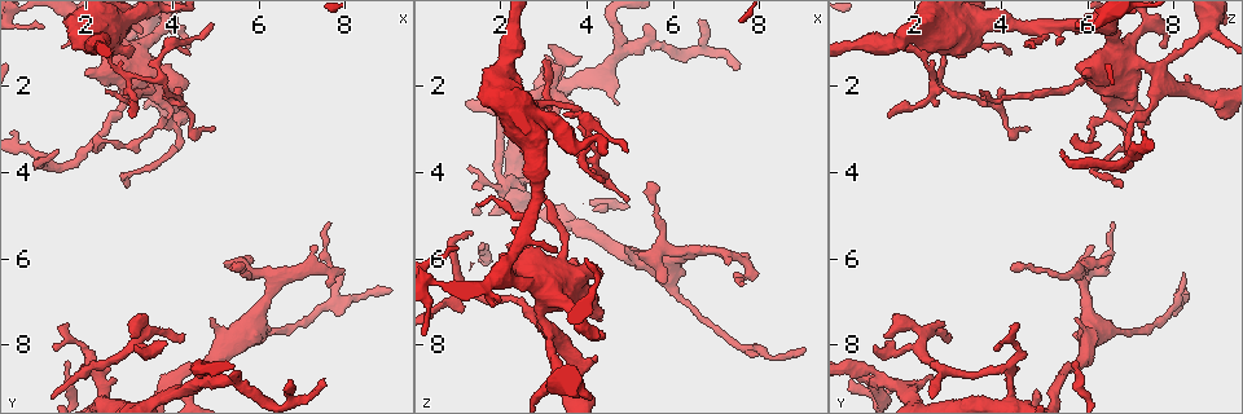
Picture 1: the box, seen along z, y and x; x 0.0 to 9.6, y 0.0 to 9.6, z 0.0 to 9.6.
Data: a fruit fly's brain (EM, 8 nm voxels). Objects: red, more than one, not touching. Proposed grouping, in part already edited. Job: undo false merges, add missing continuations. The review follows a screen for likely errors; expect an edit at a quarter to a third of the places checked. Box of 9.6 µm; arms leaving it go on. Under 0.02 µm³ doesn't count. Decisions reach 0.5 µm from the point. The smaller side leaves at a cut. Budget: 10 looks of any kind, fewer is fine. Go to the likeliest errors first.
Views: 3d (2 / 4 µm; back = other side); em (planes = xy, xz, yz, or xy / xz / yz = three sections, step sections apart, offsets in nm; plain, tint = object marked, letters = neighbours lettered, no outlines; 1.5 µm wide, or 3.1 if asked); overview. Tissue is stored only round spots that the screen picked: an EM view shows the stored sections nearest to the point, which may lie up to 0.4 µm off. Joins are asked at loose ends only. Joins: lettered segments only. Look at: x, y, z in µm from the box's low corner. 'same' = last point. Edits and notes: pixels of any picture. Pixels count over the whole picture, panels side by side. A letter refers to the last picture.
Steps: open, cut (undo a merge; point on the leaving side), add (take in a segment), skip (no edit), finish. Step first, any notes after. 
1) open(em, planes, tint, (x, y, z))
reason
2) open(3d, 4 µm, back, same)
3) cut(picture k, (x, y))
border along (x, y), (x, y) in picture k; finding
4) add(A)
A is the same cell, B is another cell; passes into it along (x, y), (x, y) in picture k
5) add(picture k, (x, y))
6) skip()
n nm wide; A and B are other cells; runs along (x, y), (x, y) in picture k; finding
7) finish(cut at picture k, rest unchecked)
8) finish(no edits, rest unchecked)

open(3d, 2 µm, back, (7.55, 8.80, 1.65))
an open end

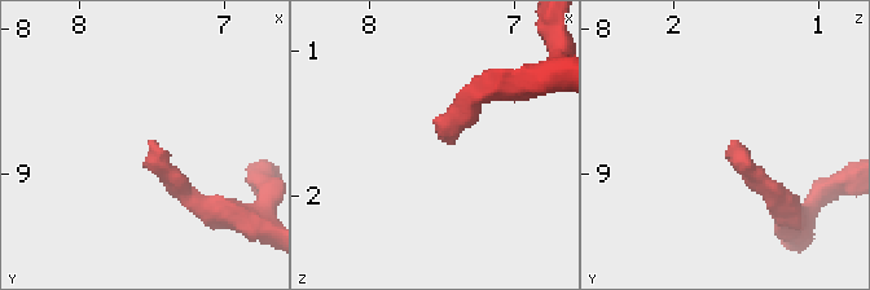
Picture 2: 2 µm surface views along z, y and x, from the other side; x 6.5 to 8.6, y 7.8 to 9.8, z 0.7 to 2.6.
open(em, planes, letters, (7.52, 8.78, 1.60))

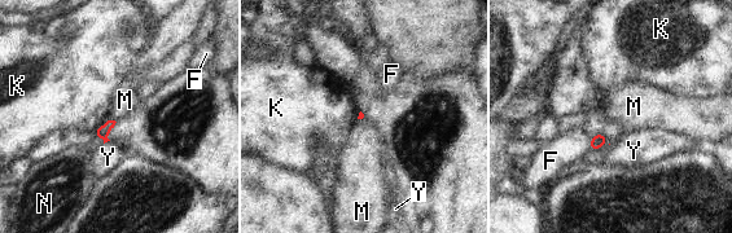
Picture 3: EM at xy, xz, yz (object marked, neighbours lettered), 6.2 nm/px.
skip()
F, K, M, N and Y are other cells; border along (108, 119), (115, 122) in picture 3; none of them fits

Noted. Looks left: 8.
open(em, planes, letters, (4.45, 1.25, 4.25))
an open end

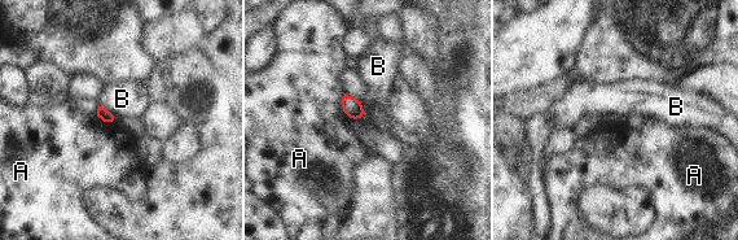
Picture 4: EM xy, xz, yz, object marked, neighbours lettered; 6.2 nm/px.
skip()
80 nm wide; A and B are other cells; border along (99, 104), (117, 117) in picture 4; no lettered segment goes on from it

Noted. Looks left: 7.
open(em, planes, letters, (3.10, 8.00, 1.10))
branch stops here

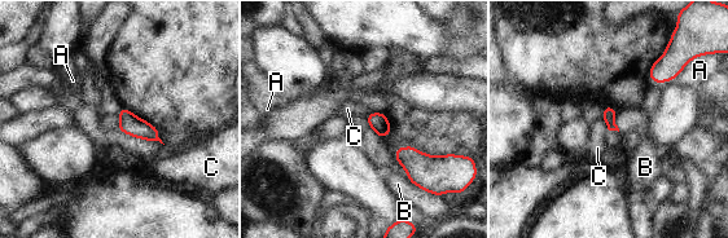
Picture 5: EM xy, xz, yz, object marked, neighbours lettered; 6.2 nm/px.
skip()
A, B and C are other cells; border along (601, 119), (608, 128) in picture 5; no lettered segment goes on from it

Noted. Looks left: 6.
open(em, planes, tint, (3.70, 1.80, 2.45))
arms part here

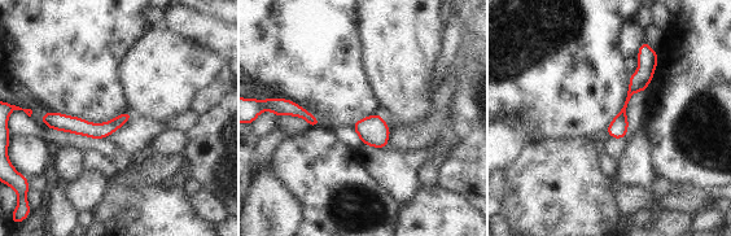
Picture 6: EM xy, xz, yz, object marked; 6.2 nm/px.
open(em, planes, letters, same)
see the neighbours

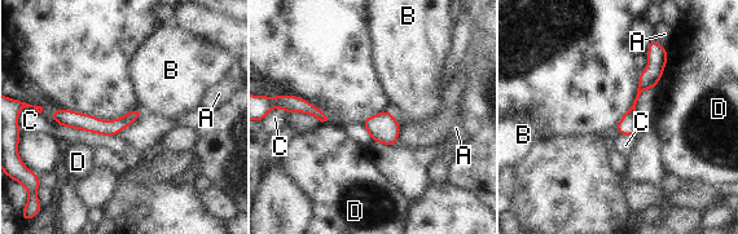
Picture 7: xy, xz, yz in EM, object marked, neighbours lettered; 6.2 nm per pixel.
skip()
A, B, C and D are other cells; runs along (654, 44), (654, 71), (638, 92), (624, 132) in picture 7; continuous, no second neuron

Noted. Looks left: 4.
finish(no edits, rest unchecked)

